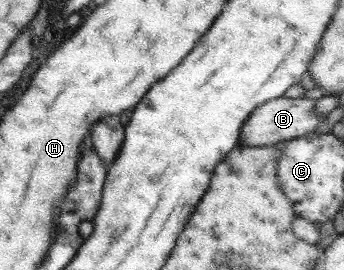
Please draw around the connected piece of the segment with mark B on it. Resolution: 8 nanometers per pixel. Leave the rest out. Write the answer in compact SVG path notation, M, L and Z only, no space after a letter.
M279 97L263 102L253 109L253 112L245 118L239 130L238 145L245 147L267 147L282 143L283 141L297 140L308 133L313 132L315 126L321 124L325 118L322 113L313 109L314 100L302 98Z

